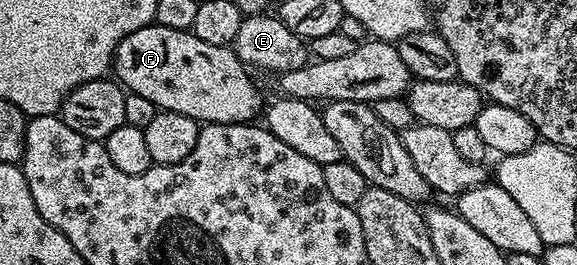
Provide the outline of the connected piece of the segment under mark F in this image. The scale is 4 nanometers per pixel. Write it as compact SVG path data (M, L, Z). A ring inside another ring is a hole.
M155 22L142 30L134 30L134 34L126 34L116 48L114 76L128 92L142 94L142 98L154 102L157 109L186 114L186 118L194 118L201 125L251 124L261 115L260 92L248 75L249 69L236 57L231 47L210 46L210 42L202 42L202 38L190 30L170 30L170 26Z

